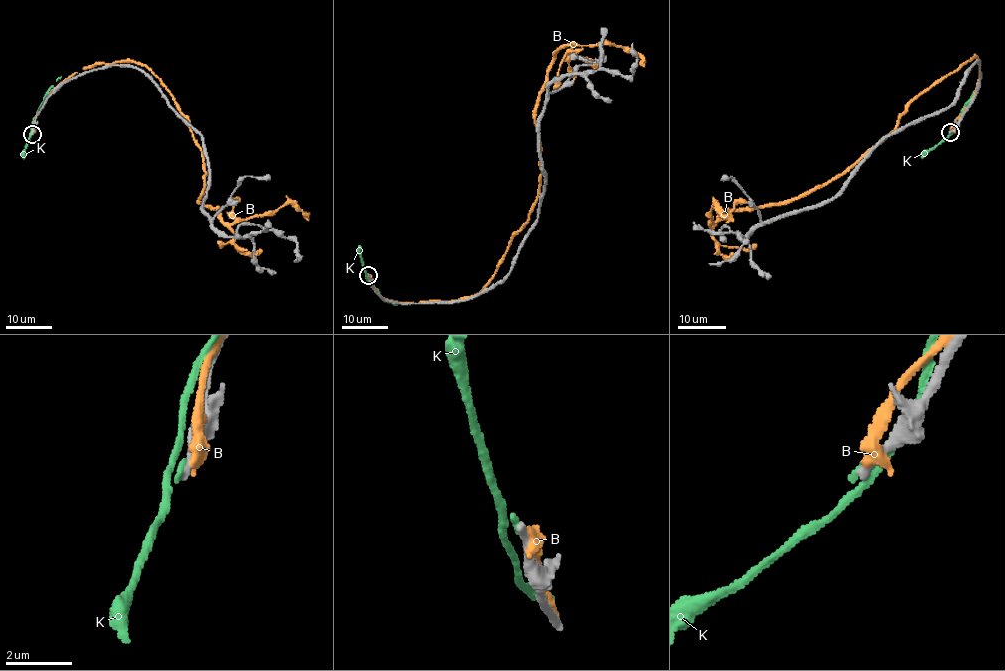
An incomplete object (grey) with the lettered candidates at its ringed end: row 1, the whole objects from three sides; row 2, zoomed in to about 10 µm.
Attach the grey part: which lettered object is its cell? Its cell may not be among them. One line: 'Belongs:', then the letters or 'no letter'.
Belongs: no letter

